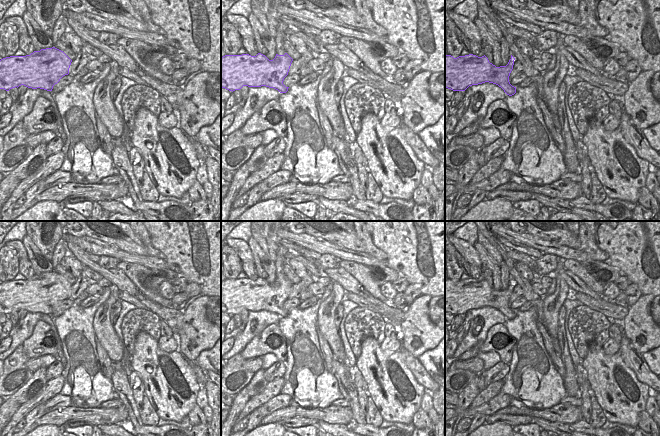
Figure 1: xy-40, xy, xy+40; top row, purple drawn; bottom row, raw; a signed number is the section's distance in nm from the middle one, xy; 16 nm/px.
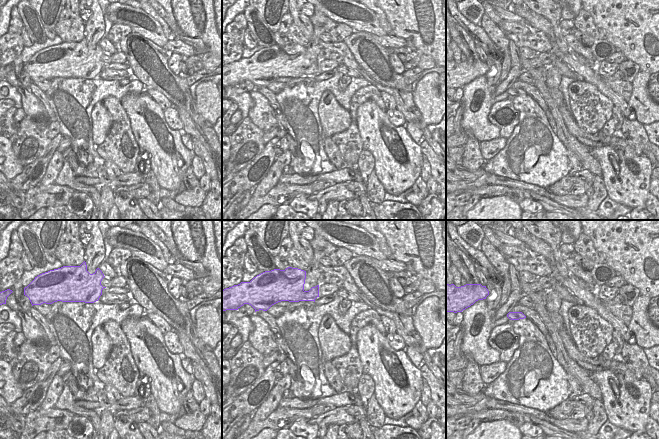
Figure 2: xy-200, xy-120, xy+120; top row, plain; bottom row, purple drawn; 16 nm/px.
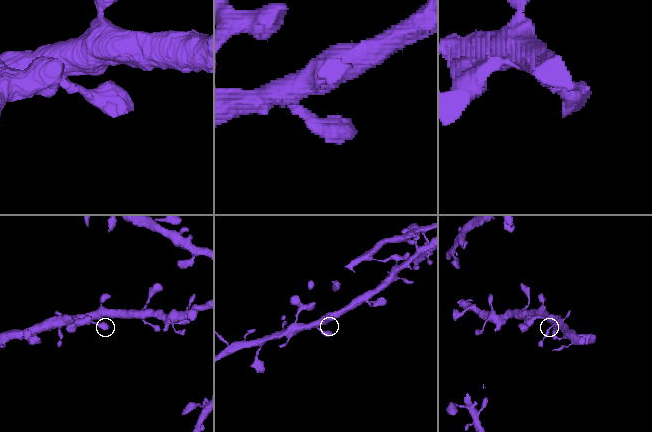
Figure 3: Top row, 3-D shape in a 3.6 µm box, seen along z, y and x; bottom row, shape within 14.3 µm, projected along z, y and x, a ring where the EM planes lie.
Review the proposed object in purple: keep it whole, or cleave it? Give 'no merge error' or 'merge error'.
no merge error

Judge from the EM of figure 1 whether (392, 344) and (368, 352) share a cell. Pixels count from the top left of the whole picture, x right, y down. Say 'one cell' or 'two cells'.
two cells

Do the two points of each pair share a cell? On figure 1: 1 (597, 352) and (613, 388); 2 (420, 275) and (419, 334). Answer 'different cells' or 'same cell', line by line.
1: same cell
2: different cells

